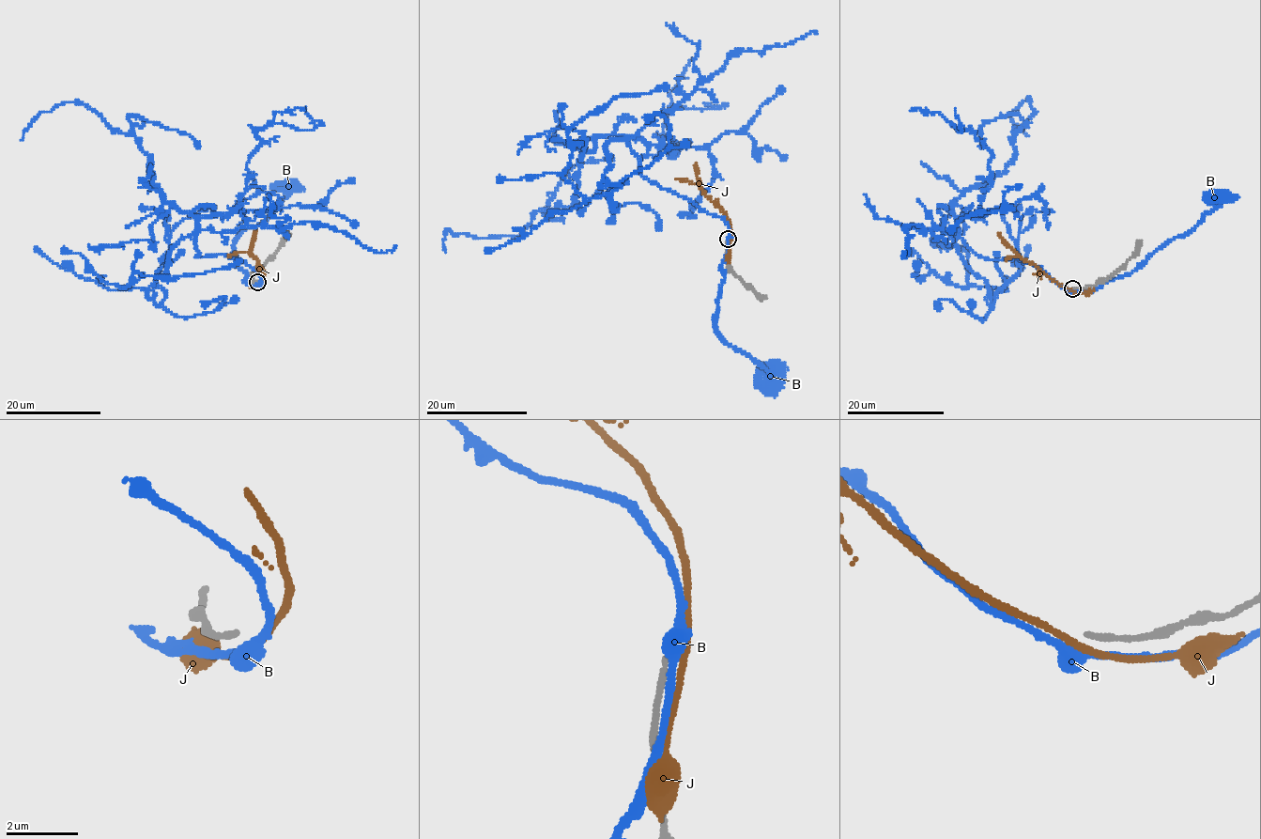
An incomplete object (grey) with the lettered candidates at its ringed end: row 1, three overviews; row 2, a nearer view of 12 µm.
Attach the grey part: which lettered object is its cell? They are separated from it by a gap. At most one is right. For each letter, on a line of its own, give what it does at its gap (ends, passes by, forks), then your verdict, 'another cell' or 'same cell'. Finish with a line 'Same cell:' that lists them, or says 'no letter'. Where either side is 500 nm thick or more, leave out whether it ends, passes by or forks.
B: it passes by; another cell
J: it passes by; another cell
Same cell: no letter

